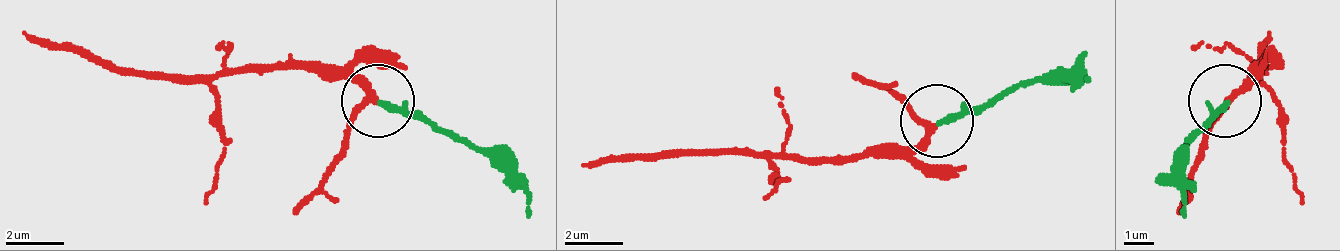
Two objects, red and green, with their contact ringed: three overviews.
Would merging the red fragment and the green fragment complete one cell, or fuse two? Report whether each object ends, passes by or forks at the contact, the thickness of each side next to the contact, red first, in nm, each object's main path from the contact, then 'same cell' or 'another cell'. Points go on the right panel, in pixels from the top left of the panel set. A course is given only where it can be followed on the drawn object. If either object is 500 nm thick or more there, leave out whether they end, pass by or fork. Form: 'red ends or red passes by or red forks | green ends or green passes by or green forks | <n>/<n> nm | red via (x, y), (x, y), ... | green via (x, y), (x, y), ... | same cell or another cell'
red passes by | green ends | 220/220 nm | red via (1230, 99), (1260, 70), (1260, 77), (1267, 33) | green via (1223, 99), (1186, 135), (1179, 216) | same cell

